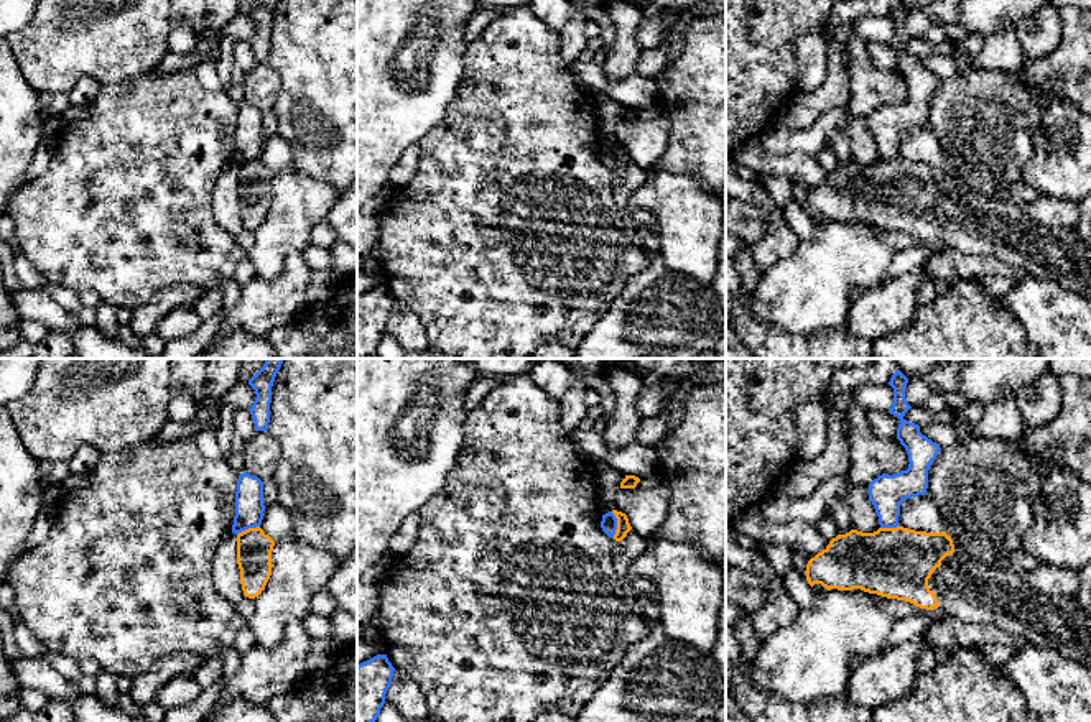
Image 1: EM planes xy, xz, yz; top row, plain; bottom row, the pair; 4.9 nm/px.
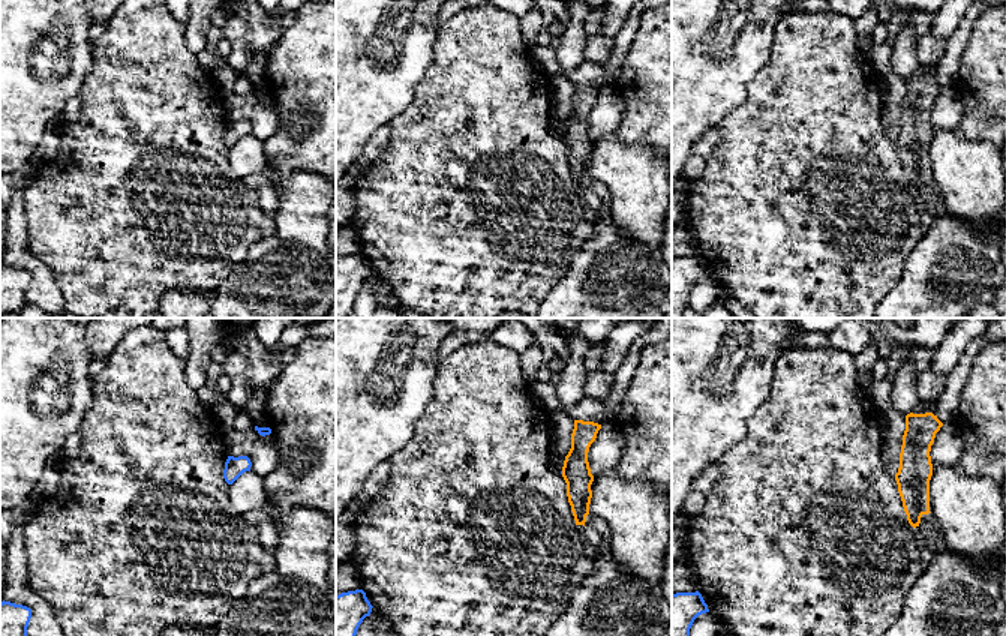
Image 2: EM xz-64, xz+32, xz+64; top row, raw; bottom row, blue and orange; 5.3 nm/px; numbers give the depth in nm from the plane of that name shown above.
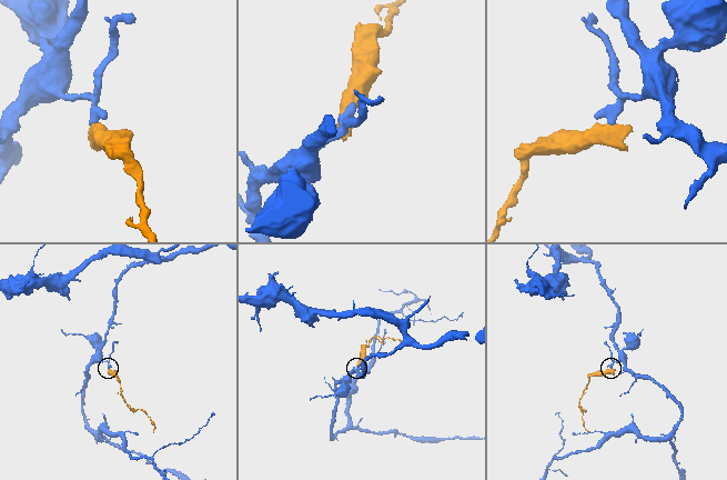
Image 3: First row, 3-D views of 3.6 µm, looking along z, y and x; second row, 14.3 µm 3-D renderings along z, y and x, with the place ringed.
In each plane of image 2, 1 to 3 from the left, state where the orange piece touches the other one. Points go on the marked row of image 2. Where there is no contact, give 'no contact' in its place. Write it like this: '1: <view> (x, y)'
1: no contact
2: no contact
3: no contact

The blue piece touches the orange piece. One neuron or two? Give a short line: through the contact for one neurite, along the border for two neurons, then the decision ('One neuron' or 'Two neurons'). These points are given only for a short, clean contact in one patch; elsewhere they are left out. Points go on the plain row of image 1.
Line: xz (611, 143), (616, 150), (614, 170). Two neurons

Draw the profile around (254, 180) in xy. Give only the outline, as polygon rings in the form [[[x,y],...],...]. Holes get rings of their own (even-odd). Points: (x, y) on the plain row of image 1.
[[[260,158],[237,166],[237,196],[244,227],[255,230],[272,207],[272,183],[275,173]]]

